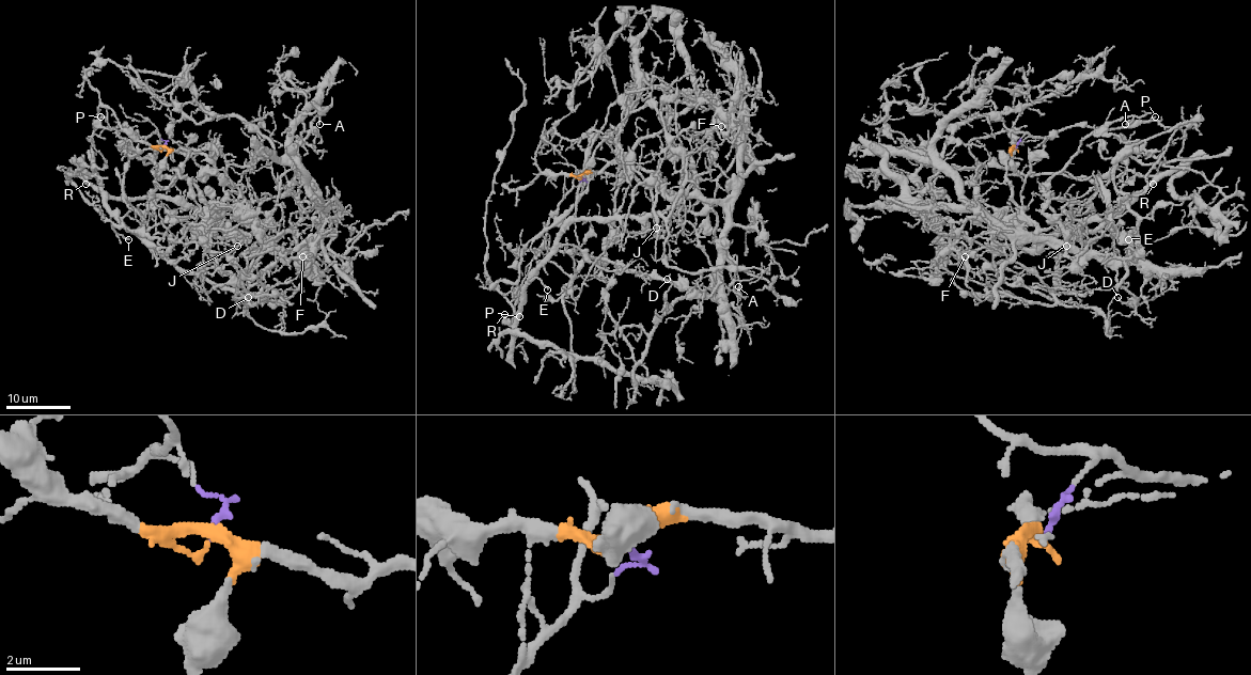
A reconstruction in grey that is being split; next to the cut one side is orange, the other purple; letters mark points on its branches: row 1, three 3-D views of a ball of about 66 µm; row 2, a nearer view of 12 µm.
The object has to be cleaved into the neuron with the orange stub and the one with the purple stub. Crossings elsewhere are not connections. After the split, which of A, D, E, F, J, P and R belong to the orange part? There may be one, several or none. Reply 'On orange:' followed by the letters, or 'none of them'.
On orange: A, D, F, J

